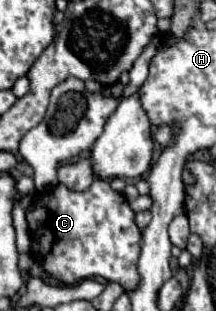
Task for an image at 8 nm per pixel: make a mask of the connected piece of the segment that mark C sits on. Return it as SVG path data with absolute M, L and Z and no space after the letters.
M95 178L85 192L75 192L59 184L53 190L39 194L35 210L27 212L33 238L31 250L41 254L45 270L65 284L101 276L105 280L121 282L125 290L133 290L139 282L135 264L141 240L141 230L133 216L123 194L115 192L107 180Z

